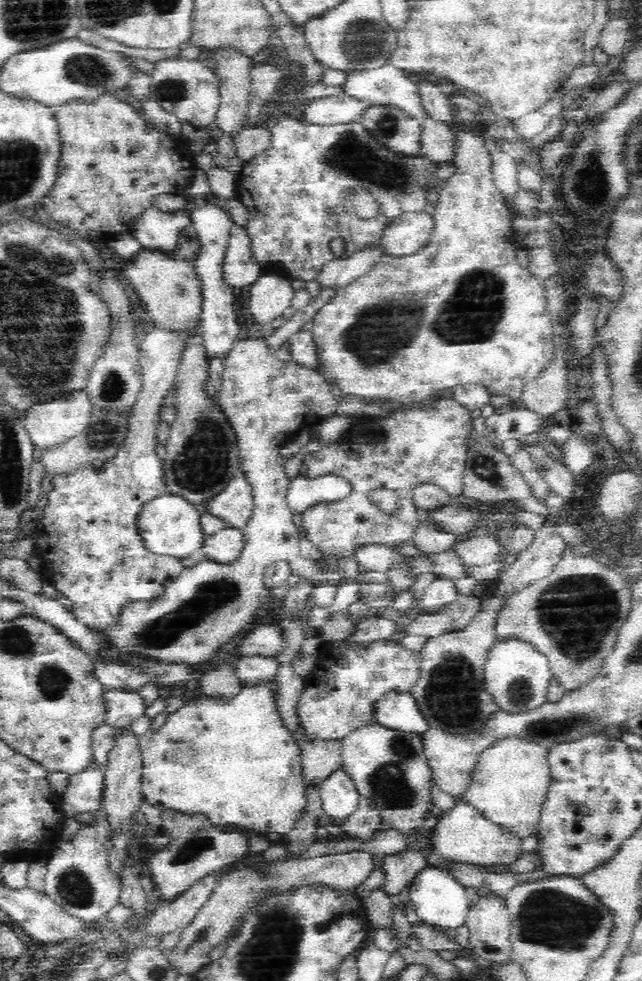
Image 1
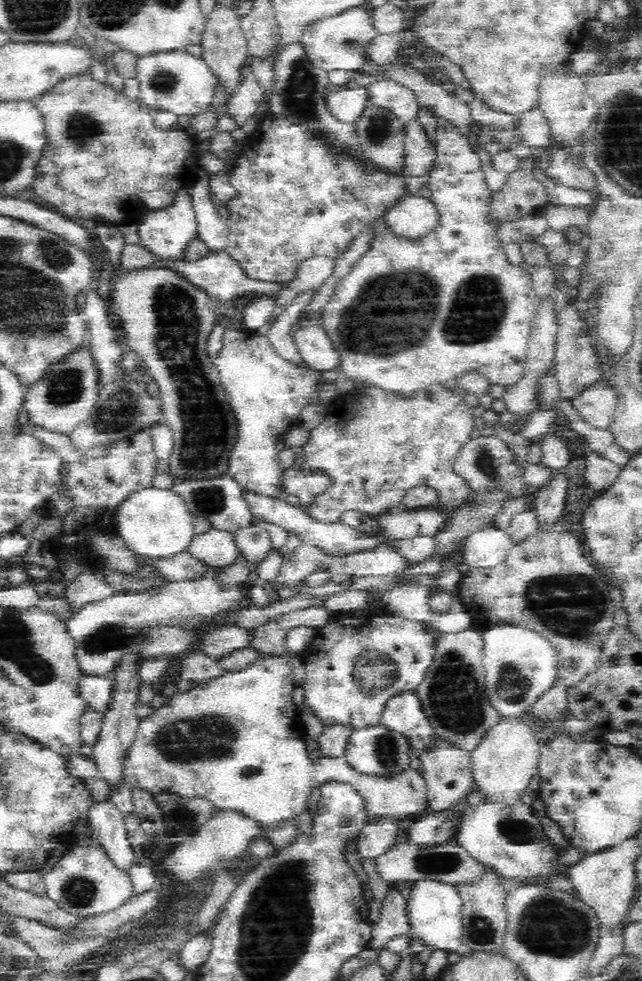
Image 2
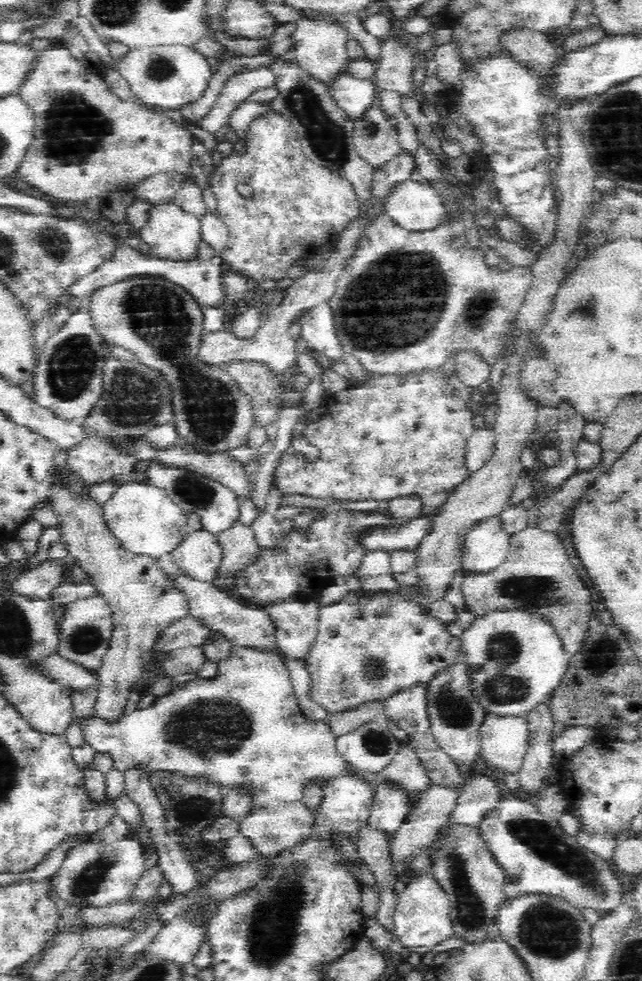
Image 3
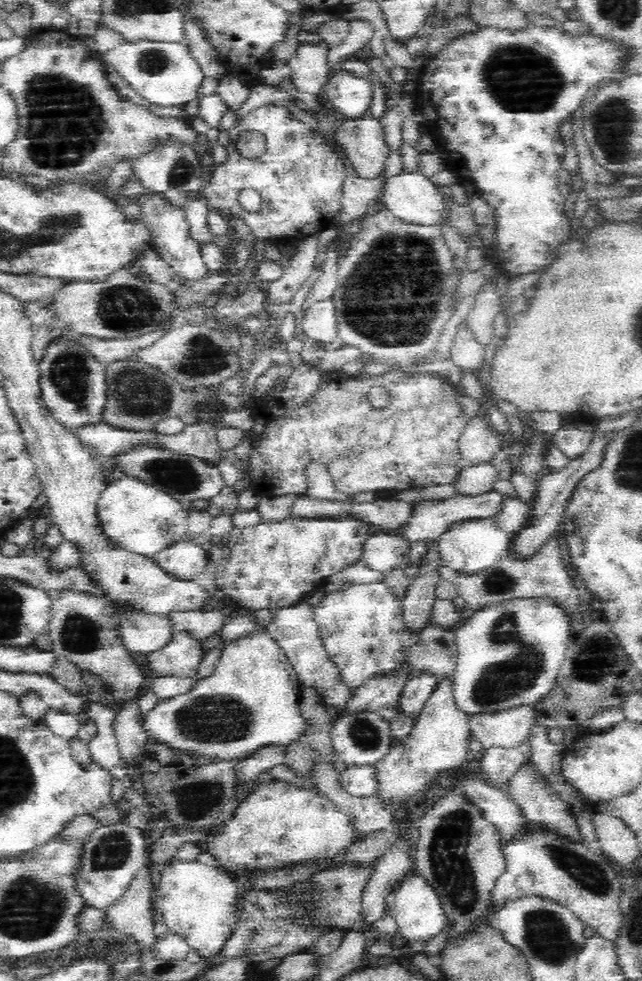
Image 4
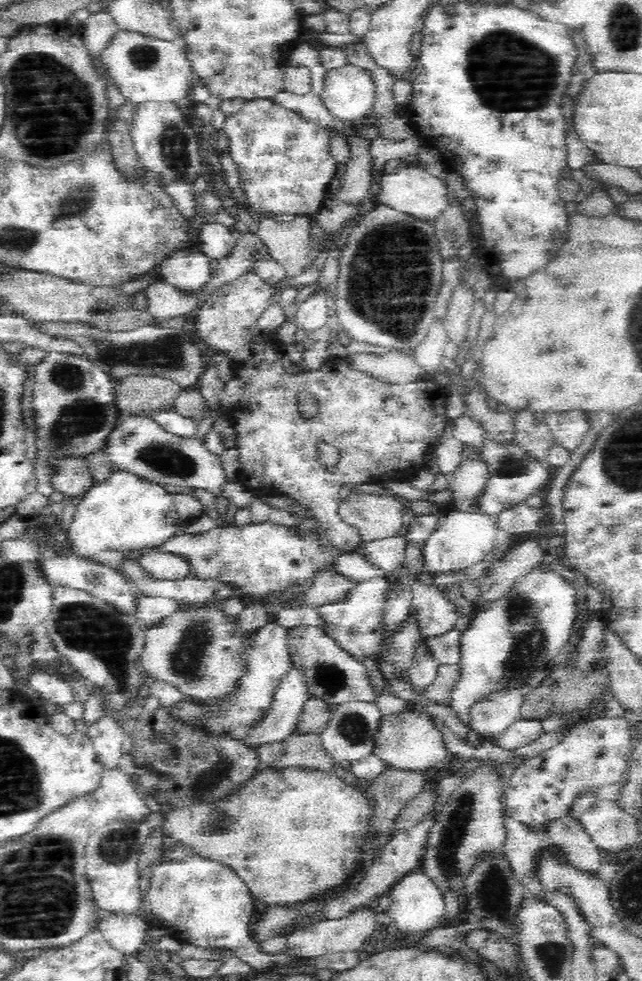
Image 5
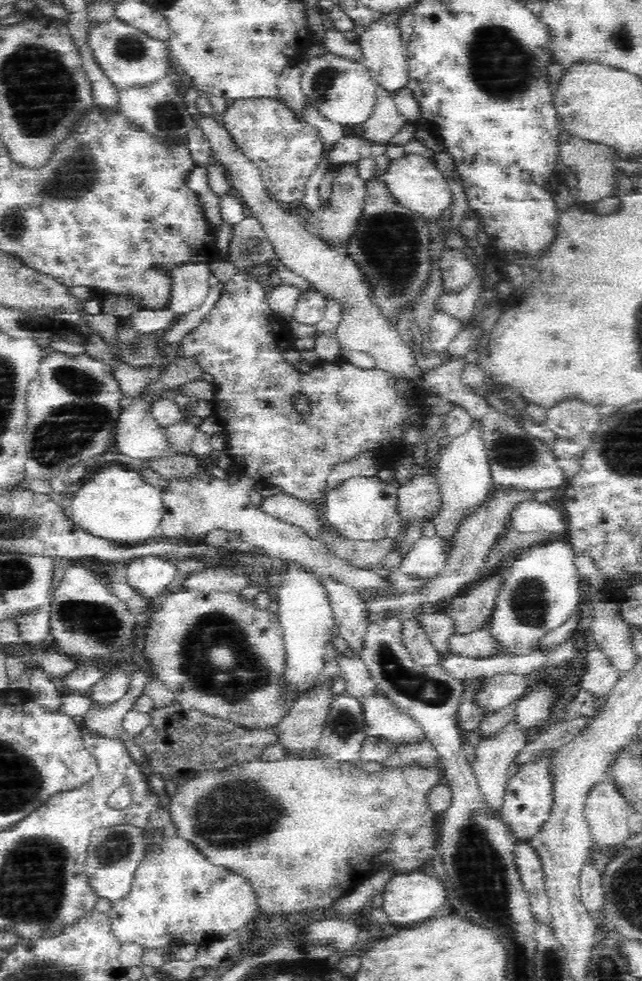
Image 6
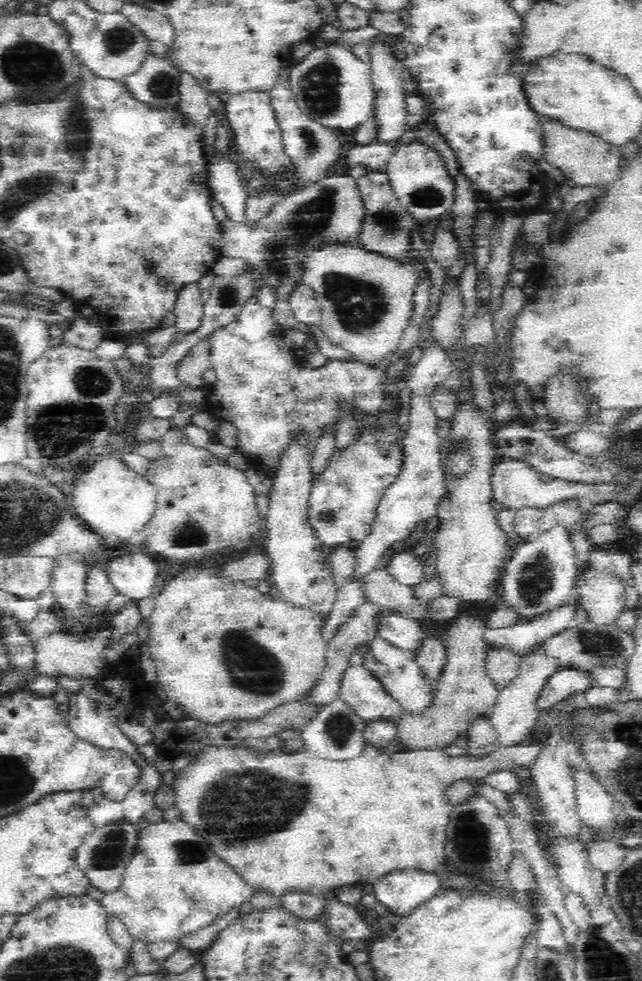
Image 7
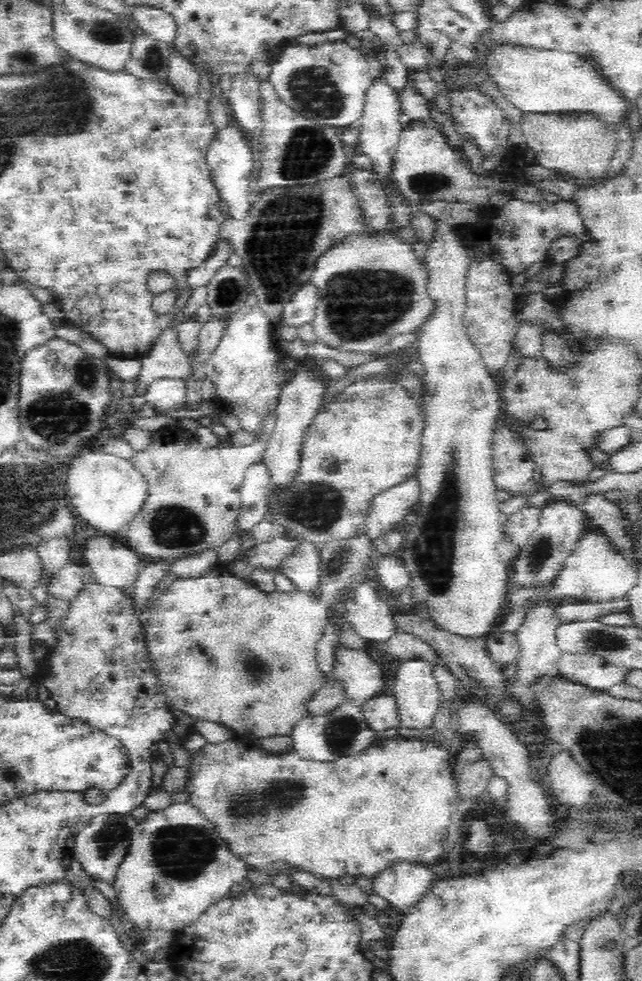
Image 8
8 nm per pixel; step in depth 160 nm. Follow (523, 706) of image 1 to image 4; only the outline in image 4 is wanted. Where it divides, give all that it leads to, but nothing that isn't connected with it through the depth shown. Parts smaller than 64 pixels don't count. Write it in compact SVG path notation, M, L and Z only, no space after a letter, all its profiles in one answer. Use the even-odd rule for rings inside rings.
M532 596L532 598L514 598L514 600L508 600L506 602L498 602L498 604L492 604L486 609L477 611L470 617L465 618L462 627L455 632L455 651L457 656L456 670L451 677L451 689L453 696L453 704L456 705L458 710L465 712L466 714L475 715L478 713L492 712L505 709L506 707L520 706L522 703L532 705L537 703L538 700L542 700L548 691L553 688L554 681L562 662L565 658L565 649L568 642L568 634L570 634L573 623L573 616L567 612L567 608L563 608L553 596Z

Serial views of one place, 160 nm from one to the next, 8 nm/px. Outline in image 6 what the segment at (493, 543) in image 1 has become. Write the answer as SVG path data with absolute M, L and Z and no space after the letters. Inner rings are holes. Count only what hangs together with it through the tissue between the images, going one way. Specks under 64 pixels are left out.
M435 534L423 535L406 552L406 556L401 558L397 570L416 580L429 581L445 566L450 549L451 542L443 542Z

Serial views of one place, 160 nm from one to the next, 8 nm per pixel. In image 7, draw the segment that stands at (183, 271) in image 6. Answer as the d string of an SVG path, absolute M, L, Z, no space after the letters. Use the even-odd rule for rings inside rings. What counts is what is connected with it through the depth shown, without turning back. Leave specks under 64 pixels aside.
M198 282L186 286L180 290L178 302L174 306L176 314L177 328L189 335L200 328L203 319L203 298L202 290L198 287Z

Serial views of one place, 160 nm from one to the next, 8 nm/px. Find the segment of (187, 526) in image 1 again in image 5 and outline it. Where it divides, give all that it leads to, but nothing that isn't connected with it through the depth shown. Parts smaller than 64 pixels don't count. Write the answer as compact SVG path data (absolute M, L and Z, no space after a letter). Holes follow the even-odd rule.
M114 470L104 482L100 481L98 486L92 484L78 500L73 520L65 533L70 541L71 554L88 558L111 550L138 550L158 546L180 532L180 516L170 493L162 485L143 479L130 471Z

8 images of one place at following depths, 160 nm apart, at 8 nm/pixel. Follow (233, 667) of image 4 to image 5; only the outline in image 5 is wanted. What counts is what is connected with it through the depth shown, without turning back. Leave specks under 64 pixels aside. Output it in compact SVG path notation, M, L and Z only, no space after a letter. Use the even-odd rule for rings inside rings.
M269 616L267 624L264 624L256 632L255 648L244 652L249 672L243 679L243 683L240 684L240 688L236 690L236 694L232 694L232 698L226 698L224 702L218 700L218 702L212 702L212 704L197 704L197 702L184 698L178 702L177 706L172 706L174 717L186 719L190 723L200 723L213 736L218 736L218 734L224 736L224 734L231 734L232 730L238 726L250 726L263 715L263 712L271 703L275 686L290 668L289 628L284 628L282 624L276 622L274 616Z

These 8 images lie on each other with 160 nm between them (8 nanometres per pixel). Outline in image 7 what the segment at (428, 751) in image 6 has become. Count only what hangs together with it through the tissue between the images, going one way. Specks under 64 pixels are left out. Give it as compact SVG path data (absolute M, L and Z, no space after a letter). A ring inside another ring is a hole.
M463 615L447 623L445 640L447 662L440 681L434 684L431 703L425 711L406 713L397 720L396 739L407 748L423 748L423 750L442 751L454 744L458 736L468 732L472 723L484 717L496 704L499 693L498 685L486 673L486 644L483 635L487 626L480 617Z

